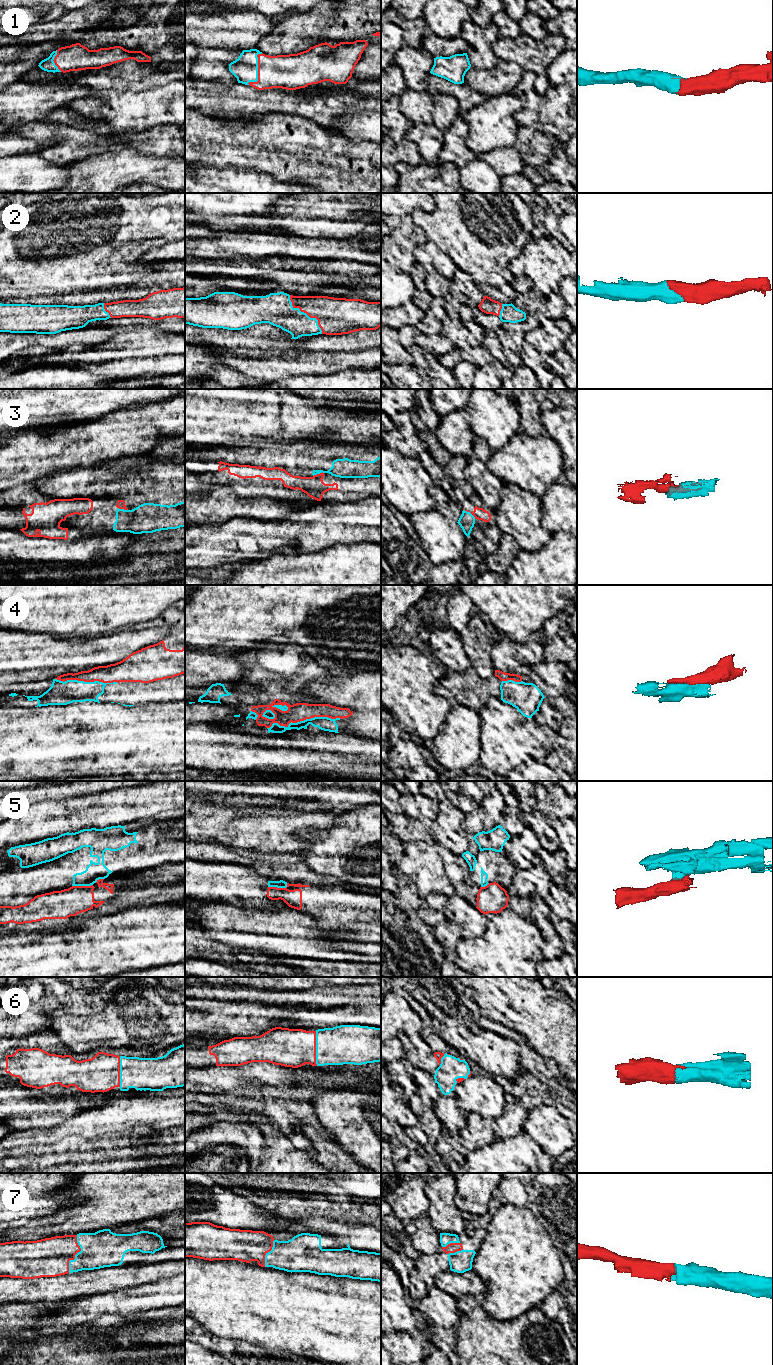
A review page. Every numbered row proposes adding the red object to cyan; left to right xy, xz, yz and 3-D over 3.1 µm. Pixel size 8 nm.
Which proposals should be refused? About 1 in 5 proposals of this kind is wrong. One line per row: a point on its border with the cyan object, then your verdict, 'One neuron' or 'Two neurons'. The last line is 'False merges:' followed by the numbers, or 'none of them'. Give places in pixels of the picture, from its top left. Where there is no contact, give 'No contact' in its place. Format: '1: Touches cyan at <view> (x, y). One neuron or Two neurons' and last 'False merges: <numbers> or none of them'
1: Touches cyan at xz (257, 70). One neuron
2: Touches cyan at xz (305, 313). One neuron
3: Touches cyan at yz (469, 512). Two neurons
4: Touches cyan at xz (304, 720). Two neurons
5: Touches cyan at xz (278, 887). Two neurons
6: Touches cyan at xz (316, 1048). One neuron
7: Touches cyan at xy (75, 1255). One neuron
False merges: 3, 4, 5

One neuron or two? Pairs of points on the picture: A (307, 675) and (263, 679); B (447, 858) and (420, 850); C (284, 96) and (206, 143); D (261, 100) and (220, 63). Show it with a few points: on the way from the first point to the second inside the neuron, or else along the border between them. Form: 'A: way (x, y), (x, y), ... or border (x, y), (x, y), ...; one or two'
A: way (296, 681), (280, 681), (274, 677); one
B: border (431, 845), (444, 866); two
C: border (278, 112), (264, 112), (255, 115); two
D: border (207, 81), (230, 87); two

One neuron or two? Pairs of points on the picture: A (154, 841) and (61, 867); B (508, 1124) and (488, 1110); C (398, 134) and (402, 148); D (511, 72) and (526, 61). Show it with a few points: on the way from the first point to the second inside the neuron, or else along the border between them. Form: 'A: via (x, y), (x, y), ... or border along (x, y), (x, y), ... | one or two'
A: via (131, 838), (108, 838), (84, 844) | one
B: border along (505, 1102), (503, 1112), (492, 1120) | two
C: border along (403, 138), (397, 144) | two
D: border along (499, 59), (513, 61), (524, 71) | two

